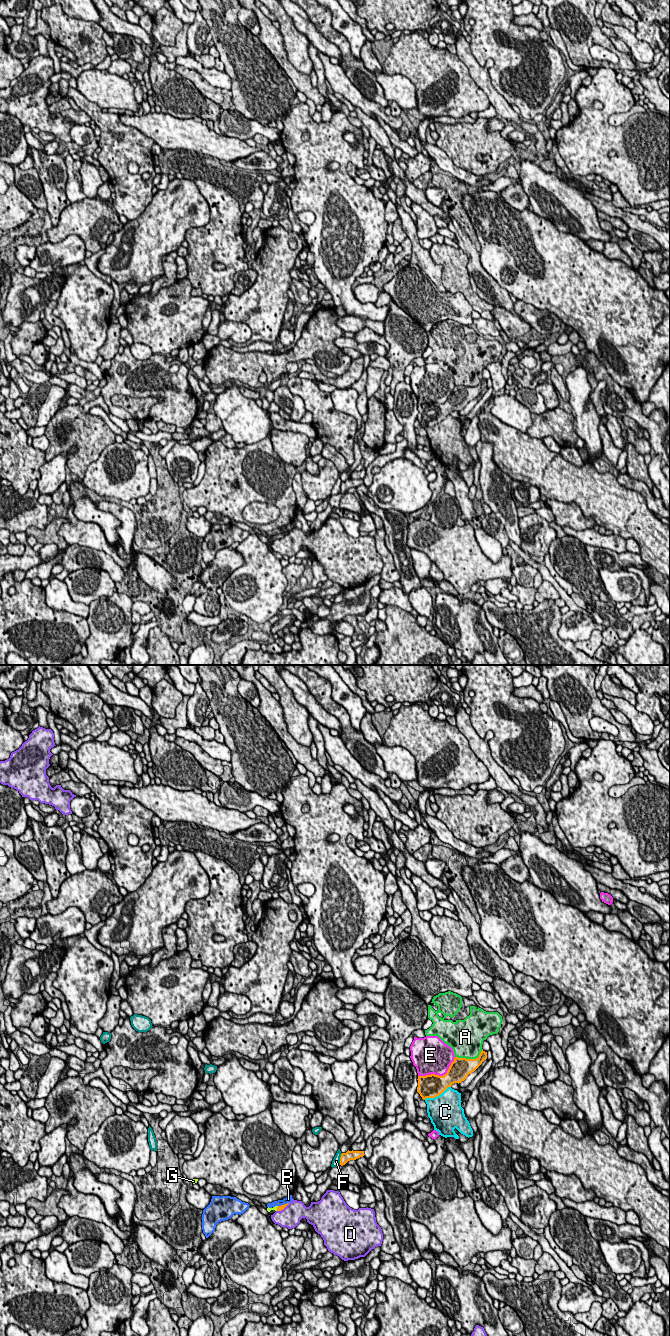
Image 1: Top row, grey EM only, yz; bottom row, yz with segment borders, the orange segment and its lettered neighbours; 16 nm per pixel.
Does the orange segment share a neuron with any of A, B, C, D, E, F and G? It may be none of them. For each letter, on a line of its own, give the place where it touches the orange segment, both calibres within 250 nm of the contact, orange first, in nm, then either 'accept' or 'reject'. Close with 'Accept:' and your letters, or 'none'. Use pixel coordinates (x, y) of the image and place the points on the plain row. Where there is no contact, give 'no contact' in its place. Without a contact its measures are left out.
A: contact yz (470, 387); calibres 340 and 460 nm; reject
B: contact yz (284, 532); calibres 90 and 100 nm; reject
C: contact yz (437, 423); calibres 380 and 480 nm; reject
D: contact yz (283, 536); calibres 90 and 340 nm; reject
E: contact yz (438, 403); calibres 380 and 460 nm; reject
F: contact yz (340, 487); calibres 160 and 130 nm; reject
G: contact yz (277, 536); calibres 90 and 60 nm; accept
Accept: G

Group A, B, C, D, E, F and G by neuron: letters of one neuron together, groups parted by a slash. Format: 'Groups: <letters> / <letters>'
Groups: A / B / C / D / E / F / G

